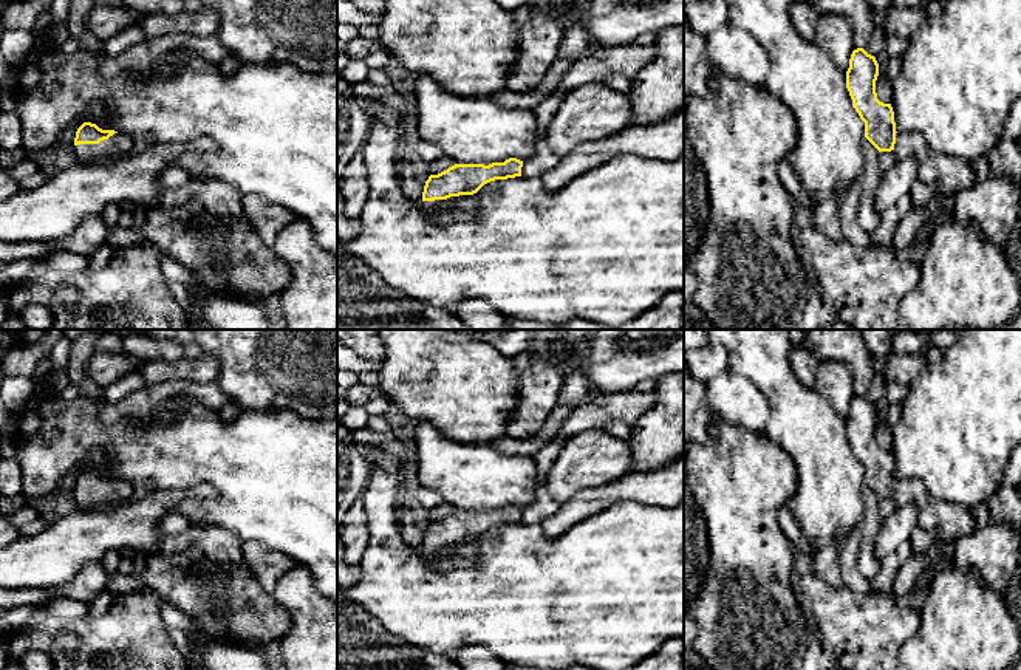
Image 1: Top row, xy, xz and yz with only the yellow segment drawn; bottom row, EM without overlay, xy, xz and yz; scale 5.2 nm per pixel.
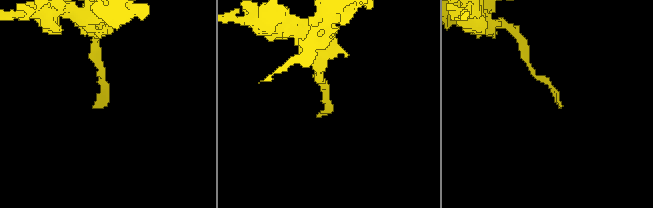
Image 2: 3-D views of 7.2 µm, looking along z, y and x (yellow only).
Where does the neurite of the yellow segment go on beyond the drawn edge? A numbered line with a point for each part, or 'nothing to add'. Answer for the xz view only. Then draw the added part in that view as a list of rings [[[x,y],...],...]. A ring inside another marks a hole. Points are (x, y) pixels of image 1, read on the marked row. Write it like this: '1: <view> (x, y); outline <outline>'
1: xz (458, 208); outline [[[473,195],[422,201],[422,206],[439,224],[449,224],[466,218],[476,218]]]

